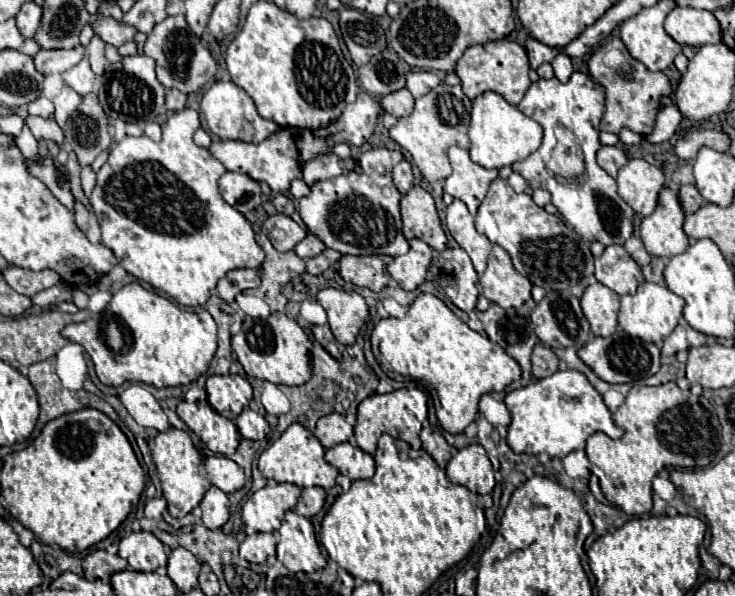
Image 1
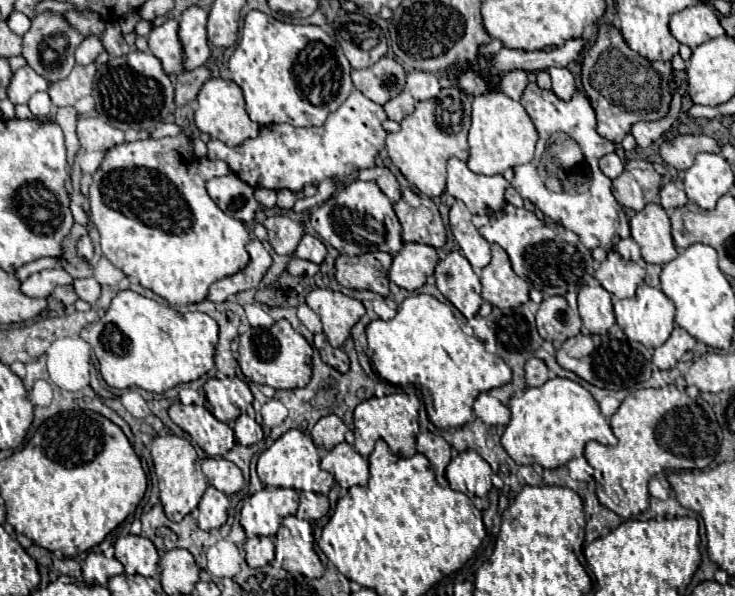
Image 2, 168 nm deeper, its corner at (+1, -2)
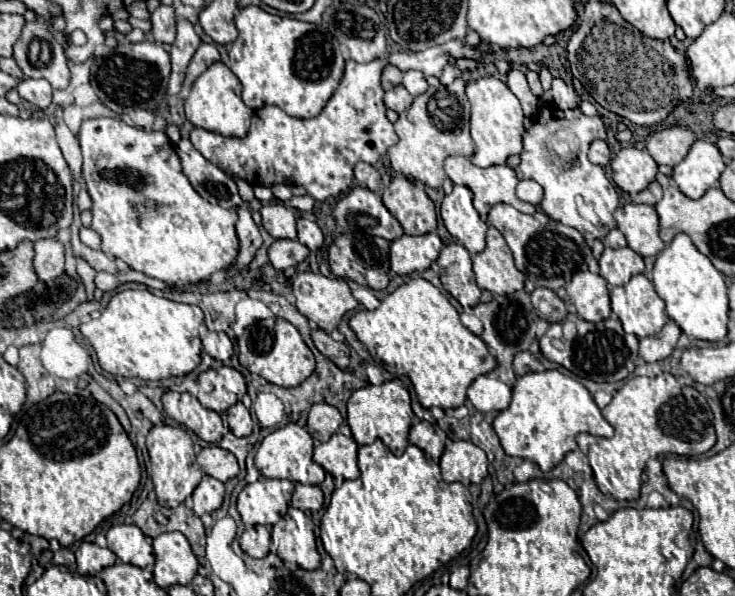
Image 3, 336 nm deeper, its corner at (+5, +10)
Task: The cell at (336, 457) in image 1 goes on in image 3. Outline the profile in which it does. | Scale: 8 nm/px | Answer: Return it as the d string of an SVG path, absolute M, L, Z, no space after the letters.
M336 432L328 442L320 444L314 450L314 460L334 476L336 484L342 484L344 480L360 476L356 454L358 444L352 438Z

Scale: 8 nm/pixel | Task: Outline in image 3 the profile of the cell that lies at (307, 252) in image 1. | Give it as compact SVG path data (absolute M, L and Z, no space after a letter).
M300 218L298 220L298 242L308 246L312 252L316 252L322 246L322 242L324 242L322 230L312 220Z

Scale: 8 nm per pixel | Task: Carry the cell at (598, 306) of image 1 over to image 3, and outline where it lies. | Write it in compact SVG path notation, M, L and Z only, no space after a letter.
M576 272L566 286L570 302L574 302L578 316L588 322L606 320L610 316L608 282L600 274Z

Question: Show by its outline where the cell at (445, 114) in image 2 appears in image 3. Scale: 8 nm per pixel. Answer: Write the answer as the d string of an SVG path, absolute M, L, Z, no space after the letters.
M456 78L448 86L430 86L424 94L416 96L412 106L400 114L394 130L398 142L390 146L388 158L394 170L414 178L430 188L440 188L444 180L444 160L446 156L470 156L474 152L474 142L468 132L470 104L464 94L466 82Z

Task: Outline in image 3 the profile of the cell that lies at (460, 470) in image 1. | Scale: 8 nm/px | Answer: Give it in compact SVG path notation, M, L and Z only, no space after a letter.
M448 440L440 458L440 468L446 482L460 482L464 486L470 486L480 484L486 478L488 460L484 450L476 444L464 440Z

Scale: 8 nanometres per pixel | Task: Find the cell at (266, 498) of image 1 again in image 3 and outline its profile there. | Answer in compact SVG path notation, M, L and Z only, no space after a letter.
M260 478L248 484L238 496L238 512L246 526L272 526L288 510L294 484L290 480Z

